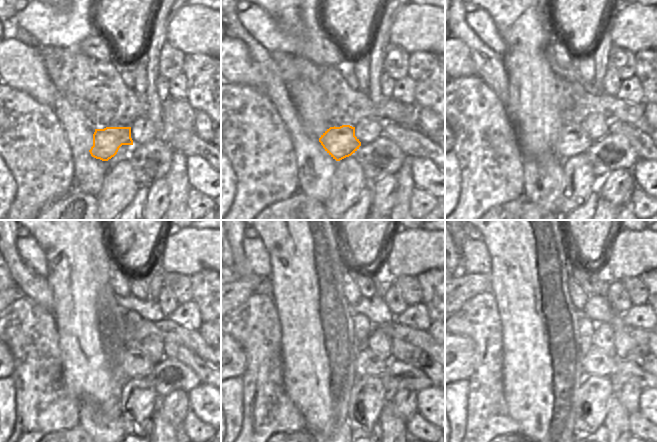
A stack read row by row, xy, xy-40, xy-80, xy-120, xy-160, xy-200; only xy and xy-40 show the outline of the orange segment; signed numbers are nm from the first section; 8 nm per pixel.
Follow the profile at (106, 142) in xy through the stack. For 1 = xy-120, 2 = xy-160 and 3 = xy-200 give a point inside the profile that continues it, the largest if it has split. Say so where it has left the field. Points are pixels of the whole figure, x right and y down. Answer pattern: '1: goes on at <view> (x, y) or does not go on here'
1: goes on at xy-120 (135, 365)
2: goes on at xy-160 (367, 362)
3: goes on at xy-200 (596, 362)

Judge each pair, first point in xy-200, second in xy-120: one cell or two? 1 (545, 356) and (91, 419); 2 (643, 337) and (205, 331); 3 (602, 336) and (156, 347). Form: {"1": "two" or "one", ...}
{"1": "two", "2": "two", "3": "one"}

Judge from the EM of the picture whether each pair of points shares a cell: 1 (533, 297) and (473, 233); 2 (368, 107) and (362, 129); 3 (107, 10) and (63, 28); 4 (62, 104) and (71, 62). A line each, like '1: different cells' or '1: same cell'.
1: different cells
2: different cells
3: different cells
4: different cells

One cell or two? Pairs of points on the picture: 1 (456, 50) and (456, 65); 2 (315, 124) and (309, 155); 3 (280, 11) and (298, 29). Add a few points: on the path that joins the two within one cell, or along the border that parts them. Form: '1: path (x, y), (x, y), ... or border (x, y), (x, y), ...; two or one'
1: path (456, 54), (456, 61); one
2: border (299, 114), (304, 124), (318, 139); two
3: path (284, 15), (294, 25); one

